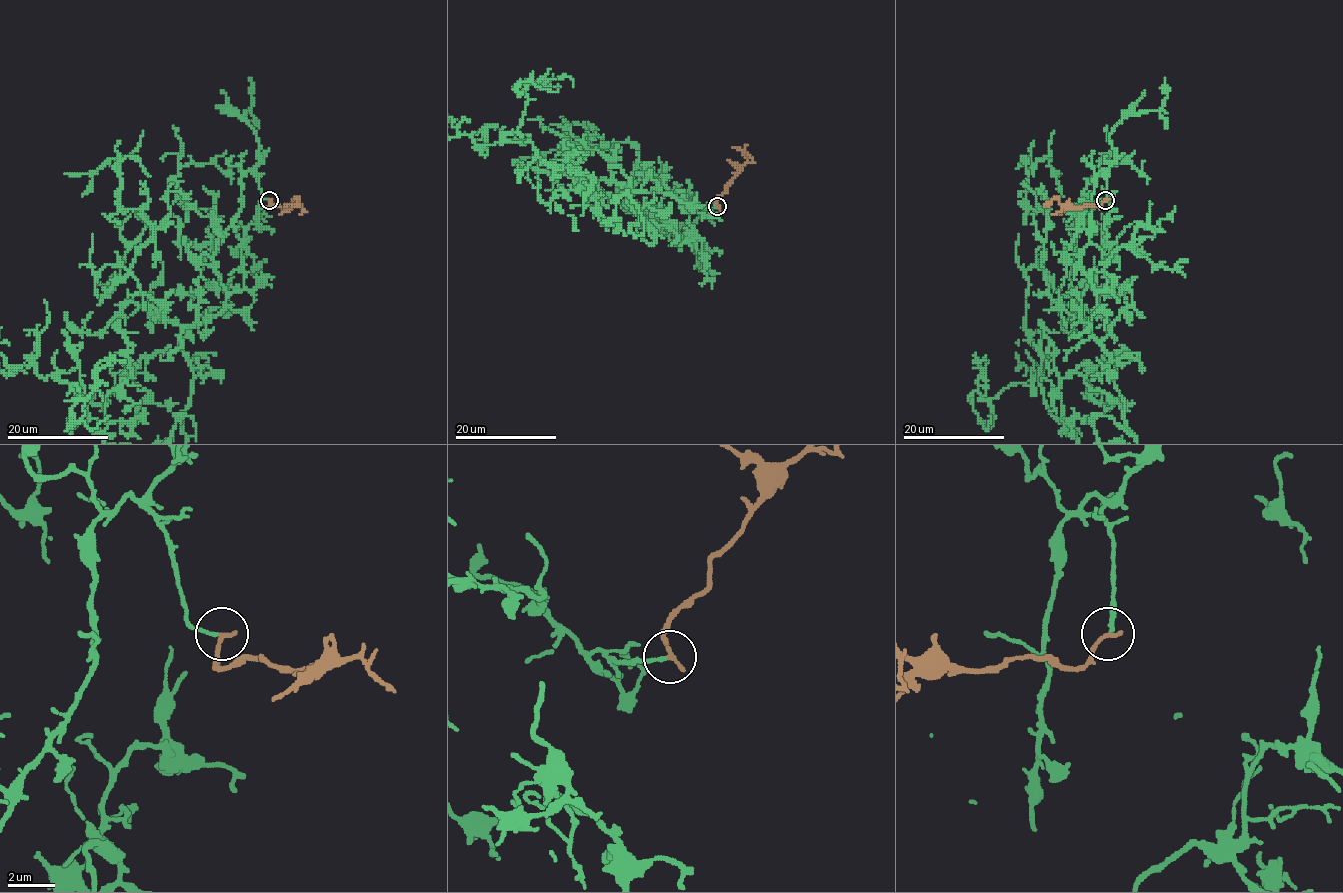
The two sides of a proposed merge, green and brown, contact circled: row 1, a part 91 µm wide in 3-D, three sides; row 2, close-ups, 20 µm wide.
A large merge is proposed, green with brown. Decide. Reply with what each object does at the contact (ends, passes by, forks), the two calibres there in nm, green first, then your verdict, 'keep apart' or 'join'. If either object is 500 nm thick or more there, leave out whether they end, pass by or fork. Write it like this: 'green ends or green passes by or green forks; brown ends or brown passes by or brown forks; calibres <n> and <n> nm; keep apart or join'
green ends; brown ends; calibres 140 and 200 nm; join

